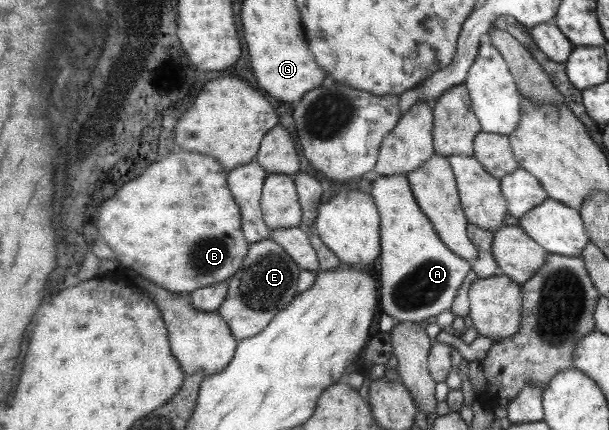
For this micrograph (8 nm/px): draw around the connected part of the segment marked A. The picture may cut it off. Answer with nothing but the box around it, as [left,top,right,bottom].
[369,174,469,322]

